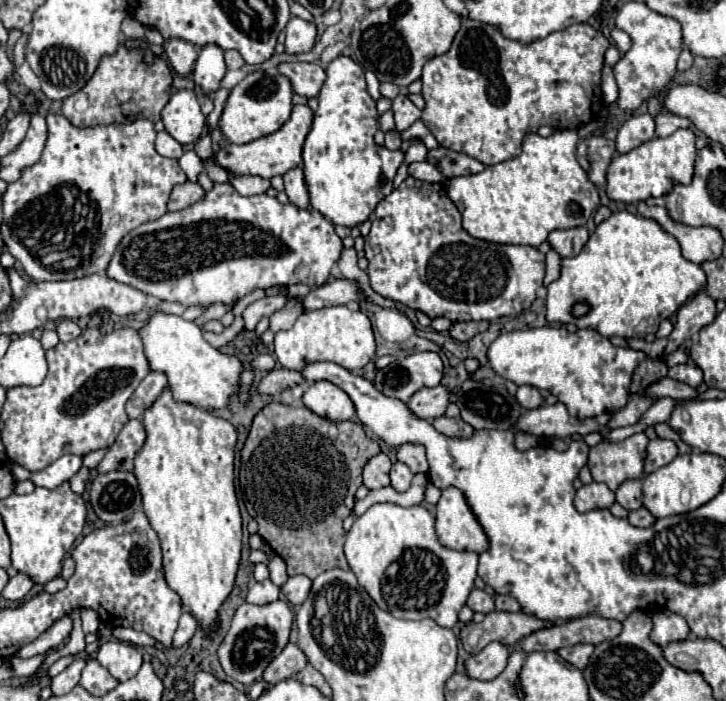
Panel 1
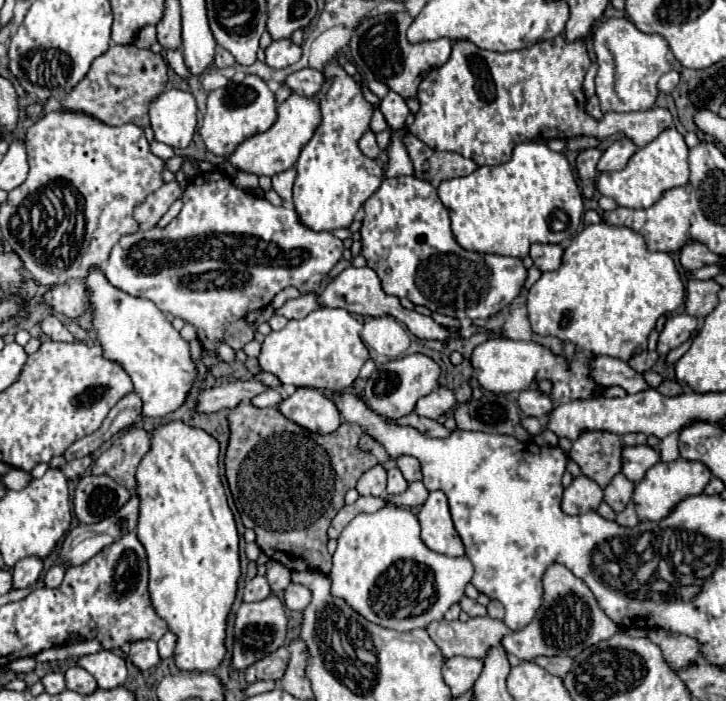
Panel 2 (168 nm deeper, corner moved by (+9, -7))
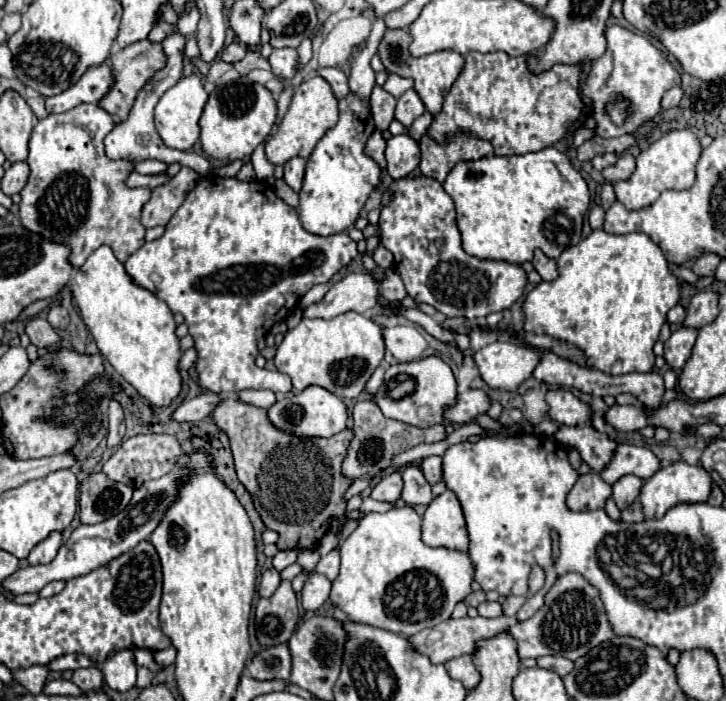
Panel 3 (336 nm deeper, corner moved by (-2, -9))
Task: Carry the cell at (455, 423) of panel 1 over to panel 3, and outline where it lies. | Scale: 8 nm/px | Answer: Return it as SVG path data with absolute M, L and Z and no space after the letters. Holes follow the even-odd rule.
M364 400L364 402L356 402L352 408L352 440L348 444L348 450L344 454L342 460L342 474L350 480L356 480L360 476L370 476L372 480L380 478L382 472L390 466L392 458L404 450L414 448L416 444L432 444L432 442L440 442L446 438L444 434L444 426L430 426L430 428L414 428L396 420L386 418L380 408L372 402L372 400Z

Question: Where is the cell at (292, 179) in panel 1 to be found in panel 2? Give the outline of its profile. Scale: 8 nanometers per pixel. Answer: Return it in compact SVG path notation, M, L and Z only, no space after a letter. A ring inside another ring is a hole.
M285 170L281 174L275 174L273 176L273 190L283 198L285 206L293 206L293 200L291 200L291 188L293 188L293 182L295 182L295 170Z

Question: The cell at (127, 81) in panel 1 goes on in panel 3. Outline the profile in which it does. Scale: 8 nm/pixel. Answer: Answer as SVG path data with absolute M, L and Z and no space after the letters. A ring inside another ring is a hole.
M140 40L140 42L134 42L134 44L126 46L126 48L122 48L120 52L116 52L112 56L112 66L114 66L116 82L114 82L112 90L100 100L100 106L110 116L114 116L114 120L120 120L132 108L132 102L134 102L140 86L144 86L144 82L148 82L148 78L152 78L152 74L156 70L160 70L160 66L164 66L164 52L162 52L162 46L158 42Z

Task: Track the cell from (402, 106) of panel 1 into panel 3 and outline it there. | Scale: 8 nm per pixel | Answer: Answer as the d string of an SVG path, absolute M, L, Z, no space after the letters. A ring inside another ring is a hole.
M408 90L406 94L402 94L396 102L396 112L394 112L394 118L398 122L402 122L406 128L426 112L426 106L422 104L420 96L416 94L416 90Z

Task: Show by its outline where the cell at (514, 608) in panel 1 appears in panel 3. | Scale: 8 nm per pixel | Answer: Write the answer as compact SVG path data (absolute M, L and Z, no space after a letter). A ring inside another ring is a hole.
M508 596L506 602L502 604L504 614L506 614L506 616L516 616L516 612L520 610L522 604L524 604L524 598L520 598L520 596Z

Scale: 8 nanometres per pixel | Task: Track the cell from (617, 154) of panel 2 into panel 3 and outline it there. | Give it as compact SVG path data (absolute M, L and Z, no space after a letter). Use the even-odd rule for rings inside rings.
M624 154L618 158L618 162L614 166L608 166L602 170L602 176L608 180L608 182L620 182L620 180L628 180L630 174L634 172L636 168L636 162L634 162L634 156L632 154Z

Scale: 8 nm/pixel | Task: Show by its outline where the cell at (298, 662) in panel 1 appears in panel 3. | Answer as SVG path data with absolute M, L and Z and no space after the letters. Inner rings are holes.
M276 644L260 650L248 664L248 674L254 680L286 680L290 678L292 658L286 644Z

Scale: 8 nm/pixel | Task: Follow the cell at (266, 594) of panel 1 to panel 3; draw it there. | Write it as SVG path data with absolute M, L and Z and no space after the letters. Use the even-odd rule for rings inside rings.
M276 568L264 570L264 572L262 572L262 578L260 578L258 594L260 594L262 598L270 598L270 596L276 592L276 588L280 586L280 582L282 582L282 578L280 578L280 574L278 574Z

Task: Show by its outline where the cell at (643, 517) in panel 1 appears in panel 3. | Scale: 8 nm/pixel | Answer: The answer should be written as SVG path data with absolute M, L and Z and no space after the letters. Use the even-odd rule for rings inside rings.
M638 500L632 506L622 510L622 522L642 522L642 520L644 516L642 516L642 506Z

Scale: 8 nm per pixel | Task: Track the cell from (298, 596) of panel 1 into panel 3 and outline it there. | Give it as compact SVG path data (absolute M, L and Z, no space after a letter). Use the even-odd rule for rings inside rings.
M314 572L302 590L302 606L304 610L318 610L322 604L328 602L330 594L330 580L324 574Z

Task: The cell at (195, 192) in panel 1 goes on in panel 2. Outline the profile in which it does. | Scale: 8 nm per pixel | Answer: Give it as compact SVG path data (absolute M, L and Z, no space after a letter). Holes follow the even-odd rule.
M177 180L167 182L157 192L149 194L147 200L145 200L145 204L141 204L137 208L137 212L135 212L135 220L139 222L139 228L141 230L153 228L161 220L161 216L169 210L169 206L175 200L179 200L181 196L183 196L183 190L181 190L181 186L179 186Z

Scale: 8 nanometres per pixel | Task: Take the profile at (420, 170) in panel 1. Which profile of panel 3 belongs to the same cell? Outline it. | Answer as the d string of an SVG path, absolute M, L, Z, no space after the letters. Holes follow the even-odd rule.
M408 134L392 136L386 142L386 162L386 170L394 180L408 176L420 164L418 142L412 140Z

